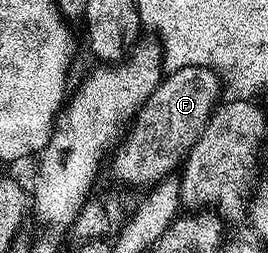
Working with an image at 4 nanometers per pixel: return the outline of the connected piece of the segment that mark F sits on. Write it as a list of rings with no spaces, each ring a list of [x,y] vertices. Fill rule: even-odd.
[[[182,67],[171,70],[152,92],[150,99],[146,99],[131,122],[132,131],[129,135],[127,132],[123,143],[115,150],[116,158],[115,153],[111,158],[113,175],[122,184],[141,191],[164,177],[173,176],[183,166],[194,143],[198,143],[210,115],[221,101],[222,82],[220,74],[213,69]]]

